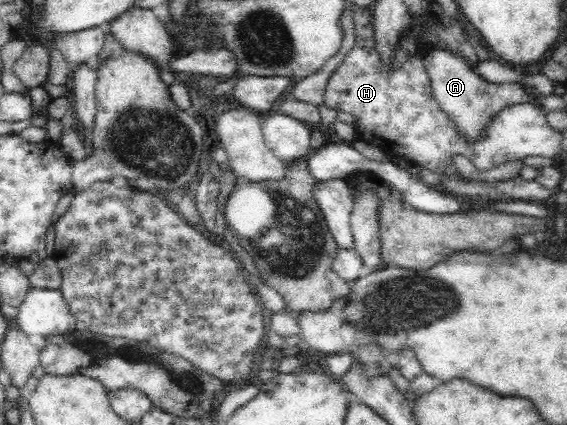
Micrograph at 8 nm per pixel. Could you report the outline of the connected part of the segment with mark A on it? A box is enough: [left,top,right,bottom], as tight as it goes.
[423,47,528,139]

